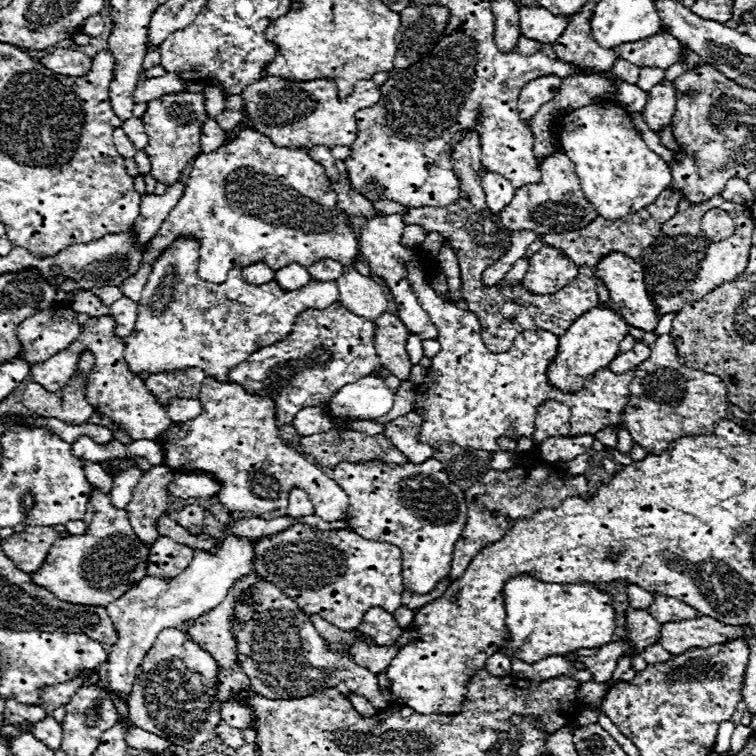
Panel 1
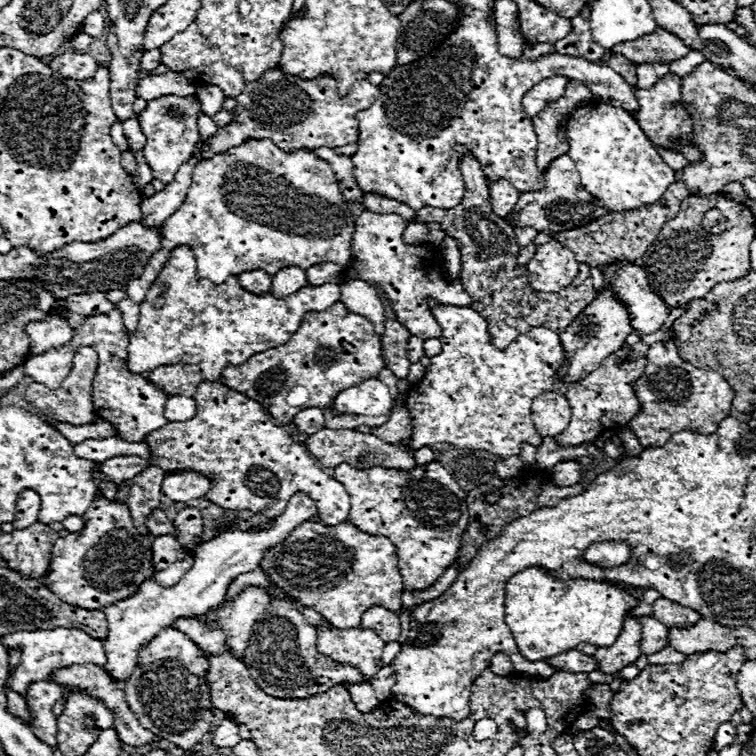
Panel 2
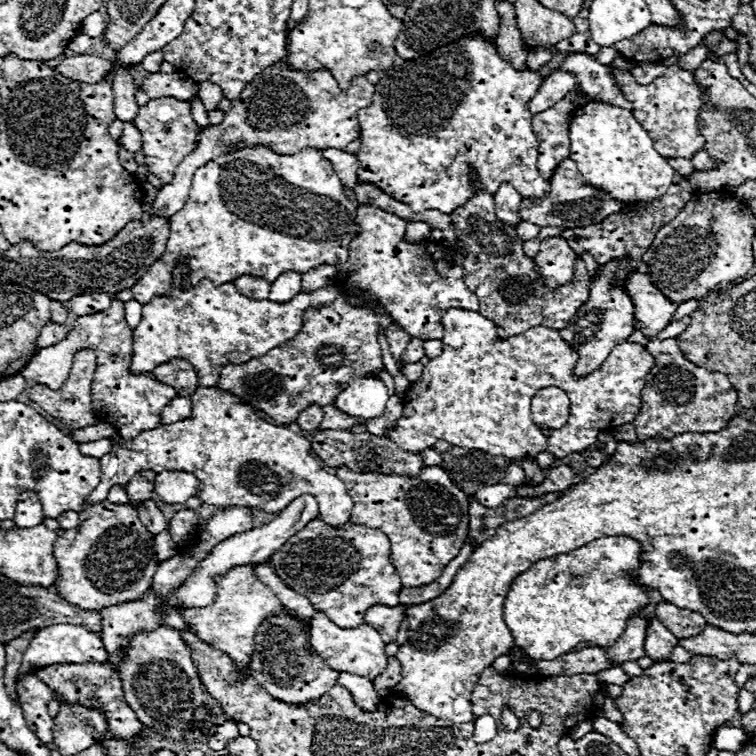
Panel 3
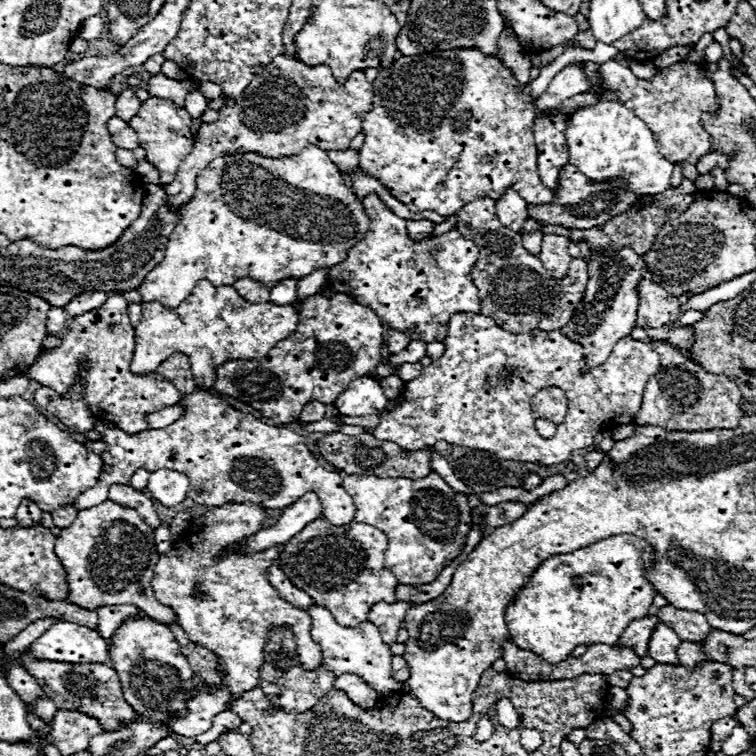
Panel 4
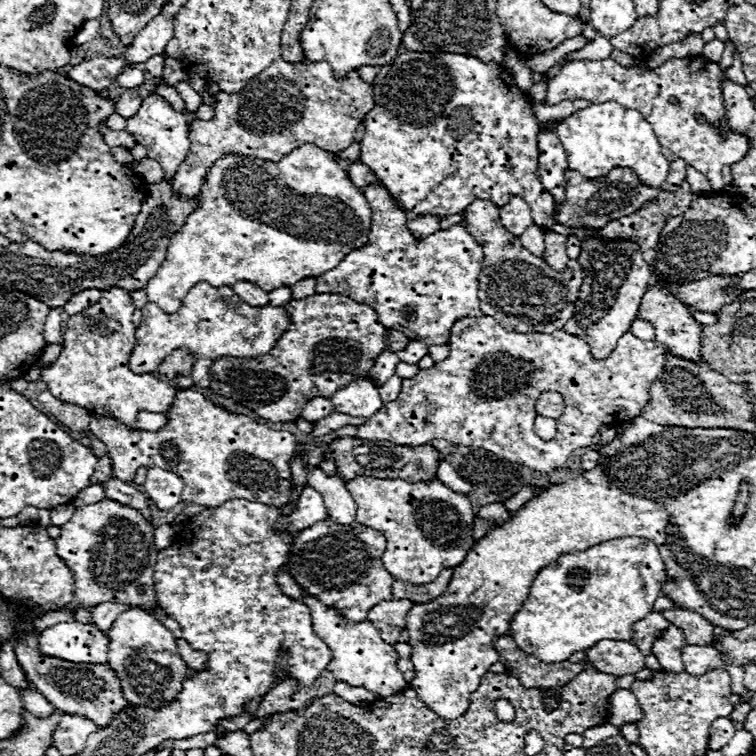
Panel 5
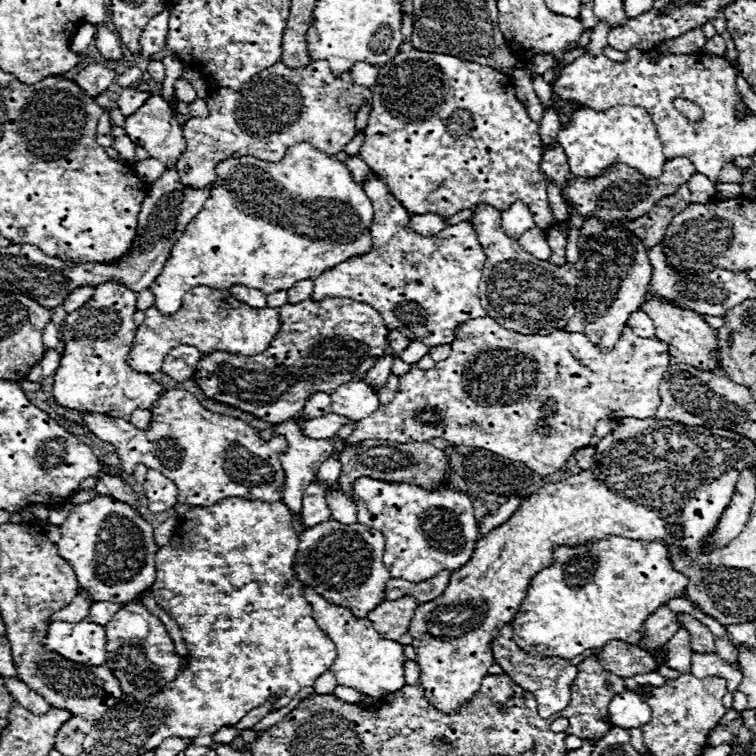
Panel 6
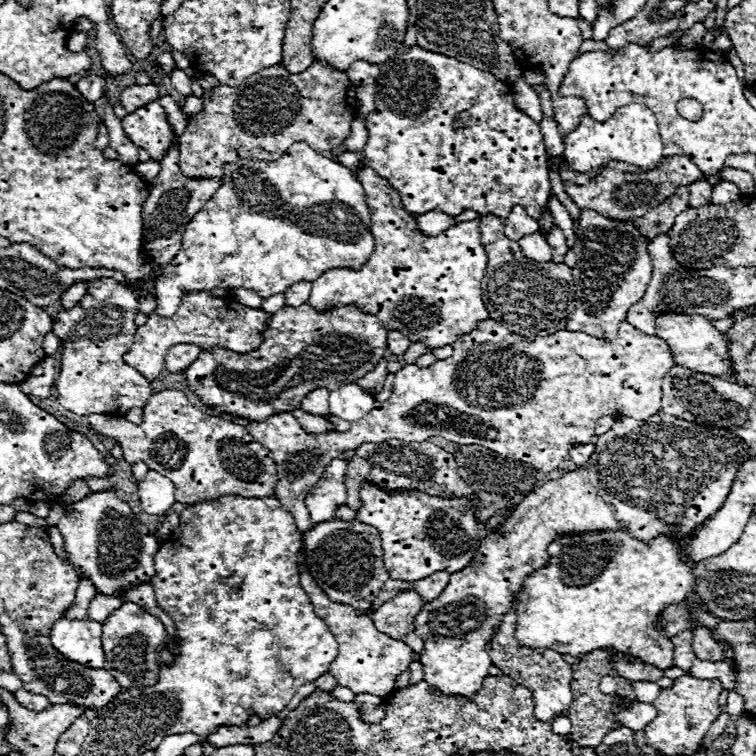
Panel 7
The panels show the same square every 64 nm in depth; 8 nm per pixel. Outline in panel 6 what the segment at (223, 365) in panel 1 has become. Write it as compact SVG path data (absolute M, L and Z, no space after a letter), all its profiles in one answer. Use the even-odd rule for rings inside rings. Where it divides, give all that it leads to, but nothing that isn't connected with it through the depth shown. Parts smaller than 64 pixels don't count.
M198 286L196 290L184 294L180 310L172 316L162 316L154 306L148 308L144 314L146 320L138 326L132 352L126 356L128 366L136 368L142 374L160 372L168 350L180 344L196 346L202 354L212 354L218 350L240 356L260 354L268 348L268 342L272 342L280 324L278 310L244 306L242 302L232 298L228 290L212 290L206 286Z

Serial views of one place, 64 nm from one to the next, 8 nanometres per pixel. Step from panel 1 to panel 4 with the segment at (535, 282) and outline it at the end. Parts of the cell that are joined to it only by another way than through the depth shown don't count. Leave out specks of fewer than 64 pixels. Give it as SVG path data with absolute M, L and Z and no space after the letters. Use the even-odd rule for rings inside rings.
M544 234L544 246L540 252L540 260L544 262L544 268L554 276L554 278L564 278L568 274L568 264L570 264L570 254L568 254L568 244L570 240L566 236L556 236L556 234Z

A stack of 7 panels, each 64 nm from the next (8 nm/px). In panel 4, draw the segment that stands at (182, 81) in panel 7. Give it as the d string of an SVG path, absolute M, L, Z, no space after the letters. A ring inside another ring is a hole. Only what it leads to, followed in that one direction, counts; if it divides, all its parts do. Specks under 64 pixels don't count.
M200 90L188 92L188 96L186 96L186 110L188 110L188 114L190 114L192 118L200 118L200 114L202 114L206 108L208 108L208 104L206 104L206 98L202 96Z

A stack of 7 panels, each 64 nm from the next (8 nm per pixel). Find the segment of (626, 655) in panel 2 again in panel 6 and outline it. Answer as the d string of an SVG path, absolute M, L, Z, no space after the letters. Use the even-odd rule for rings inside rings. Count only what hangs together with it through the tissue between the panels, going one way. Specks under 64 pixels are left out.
M662 606L648 618L648 622L644 622L644 634L646 634L644 646L652 650L652 646L660 646L666 640L670 640L680 628L682 624L676 620L676 612Z

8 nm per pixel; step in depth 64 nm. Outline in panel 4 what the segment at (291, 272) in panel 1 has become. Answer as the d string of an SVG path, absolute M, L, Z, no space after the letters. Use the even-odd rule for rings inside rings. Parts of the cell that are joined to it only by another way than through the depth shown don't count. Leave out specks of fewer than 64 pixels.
M284 280L284 282L278 282L272 292L270 292L270 302L272 304L278 304L278 306L284 306L284 304L290 304L296 300L296 280Z

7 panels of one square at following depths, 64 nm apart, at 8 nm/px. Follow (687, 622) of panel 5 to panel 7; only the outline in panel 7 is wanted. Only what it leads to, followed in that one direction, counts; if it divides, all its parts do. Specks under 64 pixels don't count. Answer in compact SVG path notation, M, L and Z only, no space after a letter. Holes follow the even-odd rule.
M694 628L692 630L696 634L692 646L694 646L694 654L700 660L710 660L710 662L724 662L724 650L716 644L716 640L710 636L708 628Z

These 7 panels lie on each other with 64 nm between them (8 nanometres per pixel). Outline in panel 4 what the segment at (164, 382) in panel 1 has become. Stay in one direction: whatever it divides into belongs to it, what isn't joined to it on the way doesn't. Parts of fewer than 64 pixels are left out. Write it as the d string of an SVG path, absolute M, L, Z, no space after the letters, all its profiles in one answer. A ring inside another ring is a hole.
M176 352L172 354L170 358L166 358L156 374L162 374L168 382L172 382L182 394L188 394L192 390L196 390L196 382L192 378L192 372L190 372L190 358L182 352Z

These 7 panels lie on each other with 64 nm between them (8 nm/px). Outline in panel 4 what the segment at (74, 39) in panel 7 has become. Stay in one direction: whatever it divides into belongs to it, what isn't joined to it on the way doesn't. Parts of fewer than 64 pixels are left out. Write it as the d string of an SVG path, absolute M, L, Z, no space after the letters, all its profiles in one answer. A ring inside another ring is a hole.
M92 16L83 22L82 28L78 32L78 38L82 38L82 40L94 40L94 38L98 38L102 34L103 28L104 21L101 16Z

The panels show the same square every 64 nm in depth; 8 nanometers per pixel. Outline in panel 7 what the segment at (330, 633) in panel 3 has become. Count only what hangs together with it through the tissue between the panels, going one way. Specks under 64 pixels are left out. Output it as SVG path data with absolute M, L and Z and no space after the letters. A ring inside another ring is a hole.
M304 548L298 556L298 572L300 572L300 584L304 590L308 590L310 602L316 606L316 614L328 622L332 634L336 634L338 642L338 654L334 662L330 664L330 674L338 680L340 686L348 686L354 694L372 694L384 698L394 690L394 680L396 676L410 666L412 658L412 648L404 644L402 640L388 638L388 634L382 634L376 630L372 618L368 614L356 614L356 610L348 604L338 604L332 602L324 590L314 582L312 574L308 572Z

